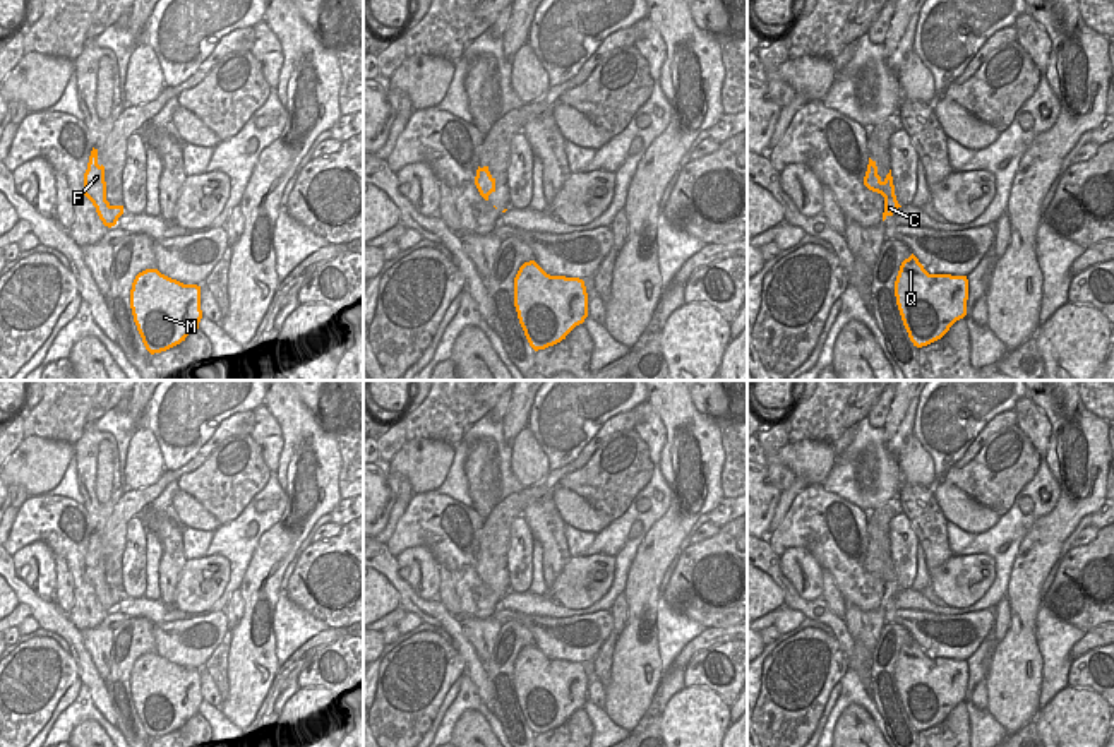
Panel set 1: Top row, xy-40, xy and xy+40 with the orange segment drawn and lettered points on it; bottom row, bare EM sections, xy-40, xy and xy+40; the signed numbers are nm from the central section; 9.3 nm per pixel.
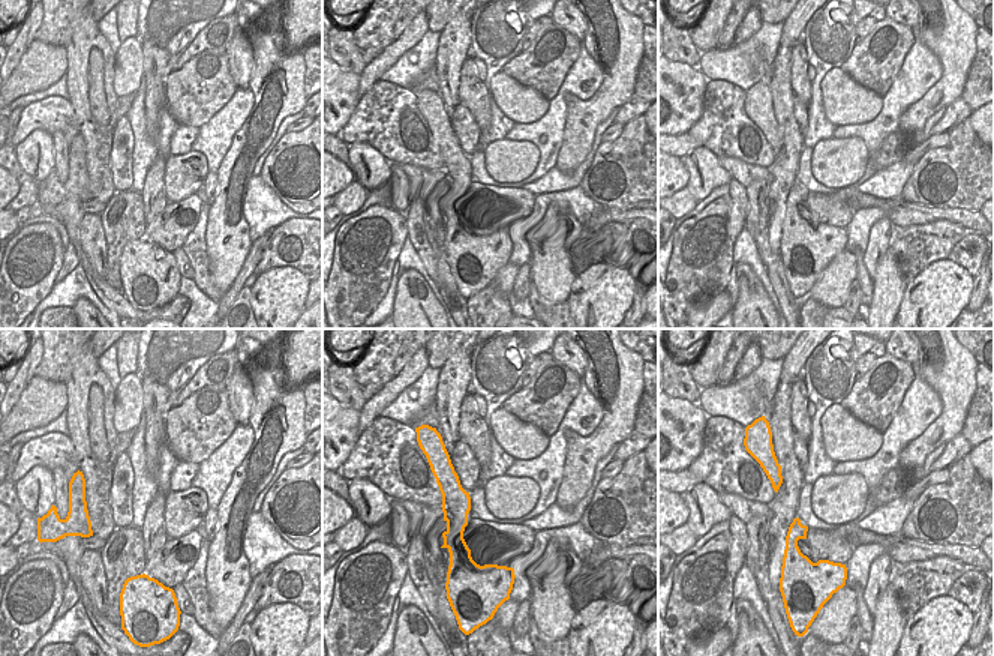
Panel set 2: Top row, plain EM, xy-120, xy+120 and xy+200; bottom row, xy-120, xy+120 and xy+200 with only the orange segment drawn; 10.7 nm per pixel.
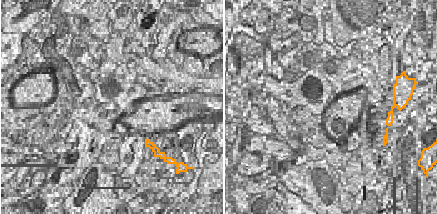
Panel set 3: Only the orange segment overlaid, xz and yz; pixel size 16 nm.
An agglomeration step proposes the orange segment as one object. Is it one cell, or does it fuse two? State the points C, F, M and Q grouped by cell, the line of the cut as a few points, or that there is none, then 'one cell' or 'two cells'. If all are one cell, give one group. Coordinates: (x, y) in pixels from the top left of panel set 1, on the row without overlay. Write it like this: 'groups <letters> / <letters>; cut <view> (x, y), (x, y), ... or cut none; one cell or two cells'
groups C F M Q; cut none; one cell

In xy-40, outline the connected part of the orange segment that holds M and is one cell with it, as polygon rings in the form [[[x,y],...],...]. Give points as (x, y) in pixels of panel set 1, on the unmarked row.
[[[146,653],[132,666],[130,692],[146,733],[161,737],[199,713],[201,670]]]

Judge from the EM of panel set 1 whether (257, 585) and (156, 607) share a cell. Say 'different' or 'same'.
different

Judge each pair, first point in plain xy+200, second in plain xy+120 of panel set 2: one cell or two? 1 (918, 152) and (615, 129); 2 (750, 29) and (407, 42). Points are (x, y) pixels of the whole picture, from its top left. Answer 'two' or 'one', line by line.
1: one
2: one

